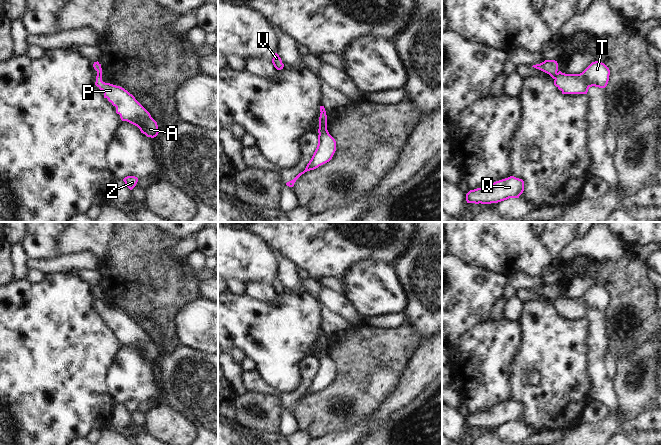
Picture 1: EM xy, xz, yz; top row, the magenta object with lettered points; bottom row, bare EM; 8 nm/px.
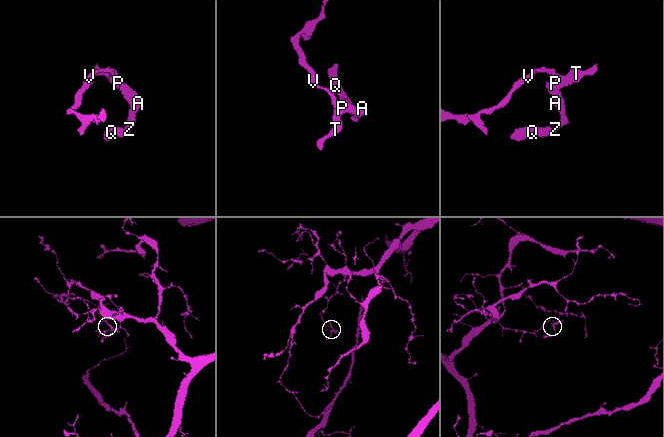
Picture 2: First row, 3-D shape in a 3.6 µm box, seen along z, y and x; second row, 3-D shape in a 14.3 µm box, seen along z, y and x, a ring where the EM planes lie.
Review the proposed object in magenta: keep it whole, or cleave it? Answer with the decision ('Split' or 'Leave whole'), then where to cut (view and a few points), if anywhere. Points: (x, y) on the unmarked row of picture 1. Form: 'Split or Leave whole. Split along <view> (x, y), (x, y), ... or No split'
Split. Split along yz (557, 297), (554, 302).

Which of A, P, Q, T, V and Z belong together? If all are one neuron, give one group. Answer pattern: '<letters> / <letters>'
A P Q T Z / V

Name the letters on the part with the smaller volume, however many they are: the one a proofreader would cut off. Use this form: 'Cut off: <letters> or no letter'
Cut off: A, P, Q, T, Z

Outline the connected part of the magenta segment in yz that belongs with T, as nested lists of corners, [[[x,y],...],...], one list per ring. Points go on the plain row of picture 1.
[[[600,285],[592,286],[580,298],[556,298],[554,309],[562,318],[587,318],[592,310],[605,312],[609,305],[610,294]]]

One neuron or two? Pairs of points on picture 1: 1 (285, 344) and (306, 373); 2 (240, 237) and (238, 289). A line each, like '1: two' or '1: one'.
1: two
2: two

